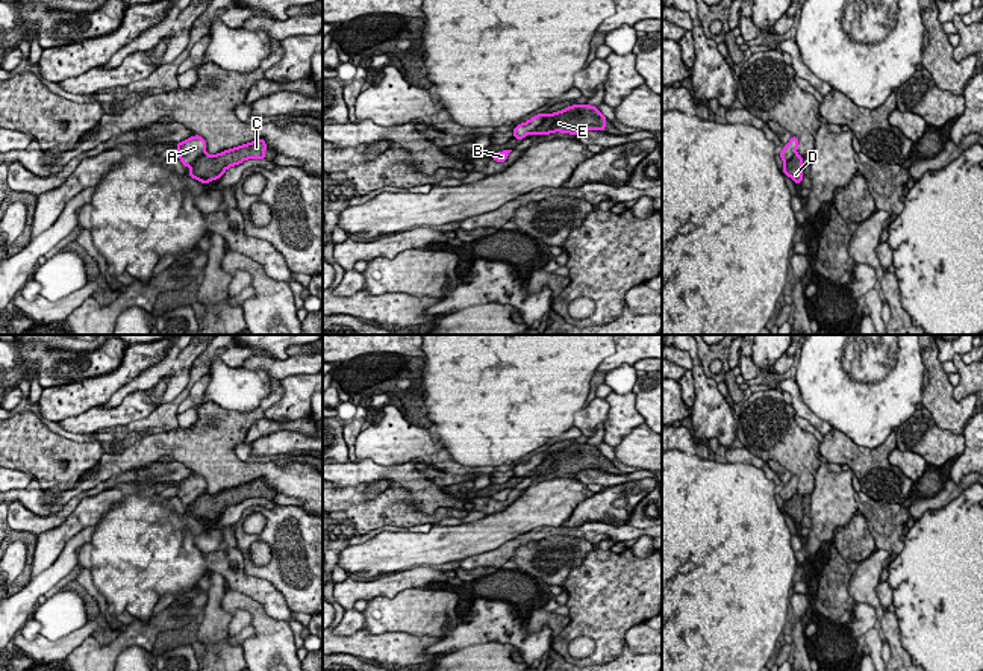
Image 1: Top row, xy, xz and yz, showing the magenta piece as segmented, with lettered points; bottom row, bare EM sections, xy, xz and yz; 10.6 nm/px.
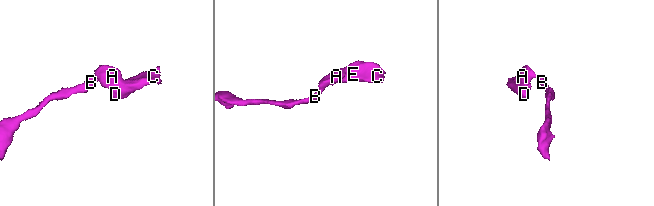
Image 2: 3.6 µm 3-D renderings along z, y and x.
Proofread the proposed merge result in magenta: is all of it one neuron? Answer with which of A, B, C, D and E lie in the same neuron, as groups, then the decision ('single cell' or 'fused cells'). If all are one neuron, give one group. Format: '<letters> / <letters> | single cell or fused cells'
A B / C D E | fused cells

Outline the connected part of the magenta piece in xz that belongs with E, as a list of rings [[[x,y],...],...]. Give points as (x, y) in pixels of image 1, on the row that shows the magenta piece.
[[[573,105],[554,114],[544,114],[544,123],[532,132],[533,135],[550,135],[554,132],[577,135],[583,130],[604,132],[606,117],[591,105]]]

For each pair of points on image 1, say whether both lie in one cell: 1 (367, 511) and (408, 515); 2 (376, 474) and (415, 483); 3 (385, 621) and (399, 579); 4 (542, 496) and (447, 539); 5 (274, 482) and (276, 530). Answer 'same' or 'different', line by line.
1: same
2: same
3: different
4: same
5: different

